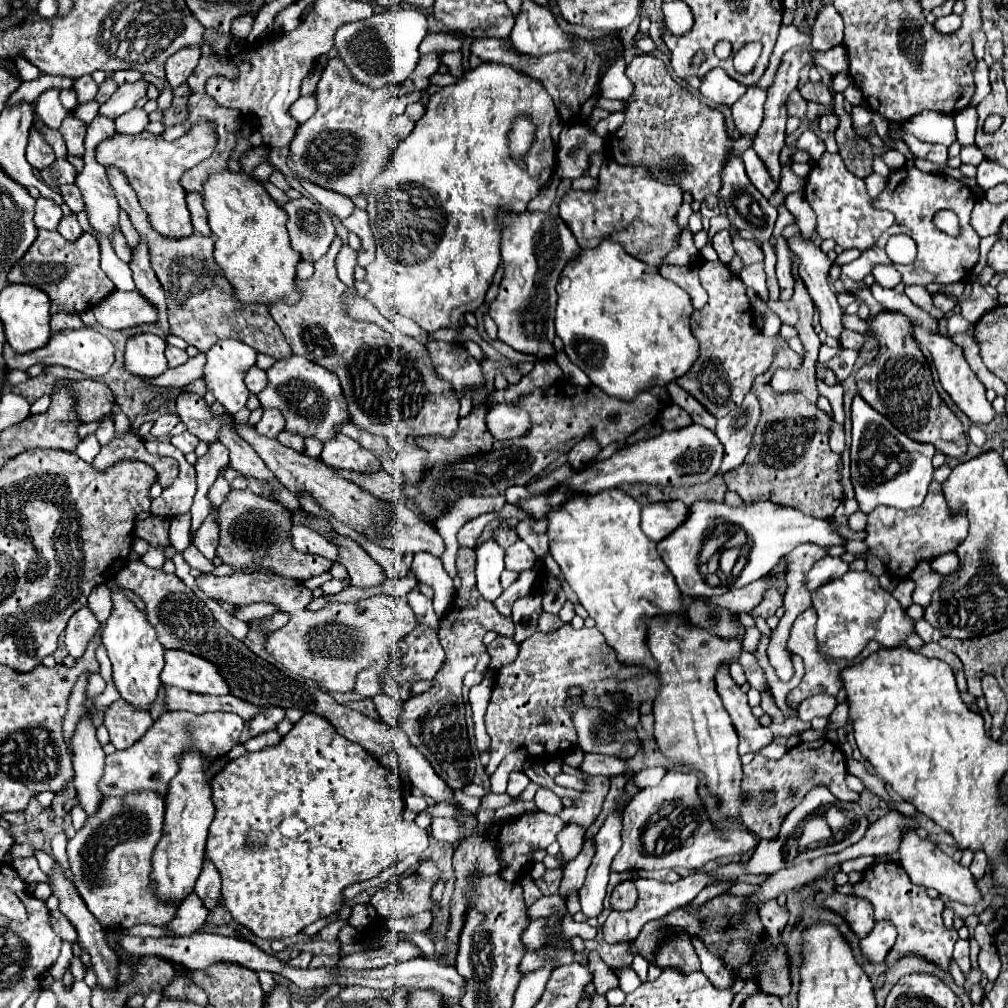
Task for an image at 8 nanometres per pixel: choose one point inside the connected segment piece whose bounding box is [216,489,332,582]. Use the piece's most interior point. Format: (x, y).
(254, 533)

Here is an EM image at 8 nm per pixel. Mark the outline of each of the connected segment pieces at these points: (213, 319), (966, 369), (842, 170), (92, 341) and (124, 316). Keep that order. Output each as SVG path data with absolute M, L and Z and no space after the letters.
M106 168L110 186L114 188L118 196L118 204L128 212L134 228L142 238L148 240L150 246L150 260L152 268L166 292L166 304L168 304L168 324L170 334L180 336L186 344L196 346L200 352L208 350L210 344L222 338L234 338L248 346L252 346L256 352L268 354L276 360L288 358L292 354L290 346L286 344L286 338L282 336L282 330L274 322L274 318L268 312L268 306L260 304L238 304L234 300L234 286L222 276L222 270L218 268L216 260L212 258L214 240L208 236L190 236L182 240L170 240L164 236L158 236L148 220L146 212L138 204L138 196L134 196L134 188L126 184L126 178L118 168Z
M910 320L914 326L914 337L916 341L926 346L932 354L932 360L934 360L934 366L938 370L938 376L940 376L940 382L944 386L944 390L950 394L950 398L954 400L954 404L976 424L986 424L990 422L996 414L990 406L990 402L986 400L986 390L982 386L982 382L974 376L970 364L966 364L966 356L962 352L962 346L954 344L950 338L940 338L940 335L929 335L927 330L924 330L917 326L915 320Z
M824 152L816 160L804 184L804 198L816 214L816 234L820 238L832 238L842 250L858 248L866 252L876 244L876 238L894 224L892 212L872 206L872 198L866 194L866 182L846 168L840 154Z
M82 328L82 330L70 330L70 332L58 332L50 338L50 344L34 350L34 352L26 352L26 354L14 354L14 350L6 344L4 346L4 360L8 364L8 368L16 368L16 370L26 370L34 364L58 364L58 366L68 366L74 368L78 372L82 372L84 376L104 376L110 372L112 364L114 364L114 346L112 342L102 336L96 330L90 328Z
M114 290L110 296L106 296L106 300L94 306L94 314L102 326L112 330L122 330L158 320L158 310L142 294L138 294L138 290Z

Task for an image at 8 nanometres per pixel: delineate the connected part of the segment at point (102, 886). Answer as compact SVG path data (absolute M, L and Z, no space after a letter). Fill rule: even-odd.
M138 792L138 794L128 794L124 798L106 798L102 802L102 808L86 820L86 826L80 832L76 832L72 840L68 840L66 852L70 868L74 872L76 890L86 902L88 910L104 928L122 930L134 924L162 926L174 918L176 908L158 902L150 892L150 880L148 880L150 858L154 846L162 836L162 824L164 824L164 800L156 792Z

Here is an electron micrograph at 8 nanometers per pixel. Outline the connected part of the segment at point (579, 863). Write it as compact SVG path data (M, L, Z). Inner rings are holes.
M588 840L582 848L582 852L564 866L564 878L562 878L562 884L560 884L560 896L568 896L570 890L578 890L584 882L584 876L586 876L586 868L590 866L590 860L594 856L594 846L592 846L592 840Z

